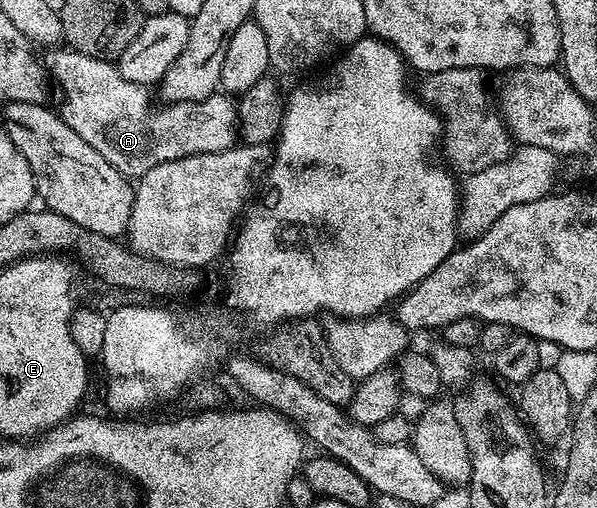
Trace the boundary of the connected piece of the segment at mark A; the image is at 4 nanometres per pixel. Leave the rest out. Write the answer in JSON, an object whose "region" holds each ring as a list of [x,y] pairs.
{"region":[[[73,50],[67,53],[58,64],[58,80],[66,87],[66,109],[61,109],[60,115],[72,130],[76,130],[76,134],[80,134],[80,138],[84,138],[84,142],[88,142],[88,146],[92,146],[92,150],[104,154],[104,158],[108,158],[108,162],[112,162],[112,166],[126,177],[142,177],[154,166],[185,156],[227,151],[239,139],[238,110],[229,95],[215,94],[207,100],[174,102],[163,112],[154,112],[150,116],[147,89],[143,85],[125,80],[111,61],[97,60]]]}

